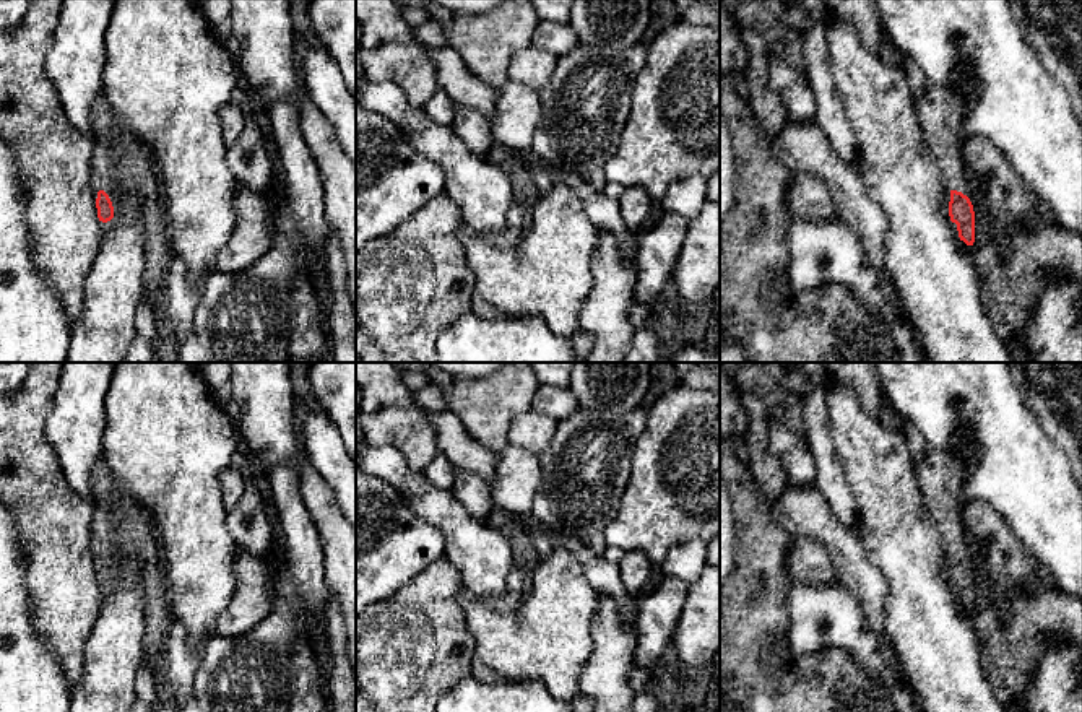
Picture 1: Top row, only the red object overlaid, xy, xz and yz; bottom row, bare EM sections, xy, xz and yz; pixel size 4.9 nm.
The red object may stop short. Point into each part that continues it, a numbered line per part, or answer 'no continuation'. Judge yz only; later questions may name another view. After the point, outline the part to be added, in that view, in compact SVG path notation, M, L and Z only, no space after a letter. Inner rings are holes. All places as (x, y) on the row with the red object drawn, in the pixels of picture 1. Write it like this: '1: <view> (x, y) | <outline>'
1: yz (938, 111) | M928 80L926 91L921 96L913 94L913 107L946 187L962 192L962 112L959 99L947 86Z

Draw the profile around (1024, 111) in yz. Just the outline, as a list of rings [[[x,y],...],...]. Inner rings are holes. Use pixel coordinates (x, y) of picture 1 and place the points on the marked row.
[[[872,0],[889,44],[910,57],[936,85],[949,86],[955,72],[981,86],[980,99],[960,122],[963,138],[988,138],[1015,172],[1048,203],[1058,221],[1082,236],[1082,122],[1071,93],[1040,62],[1024,39],[1009,0]]]

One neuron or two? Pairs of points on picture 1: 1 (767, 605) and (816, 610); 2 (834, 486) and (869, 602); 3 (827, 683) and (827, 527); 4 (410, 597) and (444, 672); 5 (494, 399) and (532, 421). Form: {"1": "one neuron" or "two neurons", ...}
{"1": "two neurons", "2": "two neurons", "3": "two neurons", "4": "one neuron", "5": "two neurons"}

